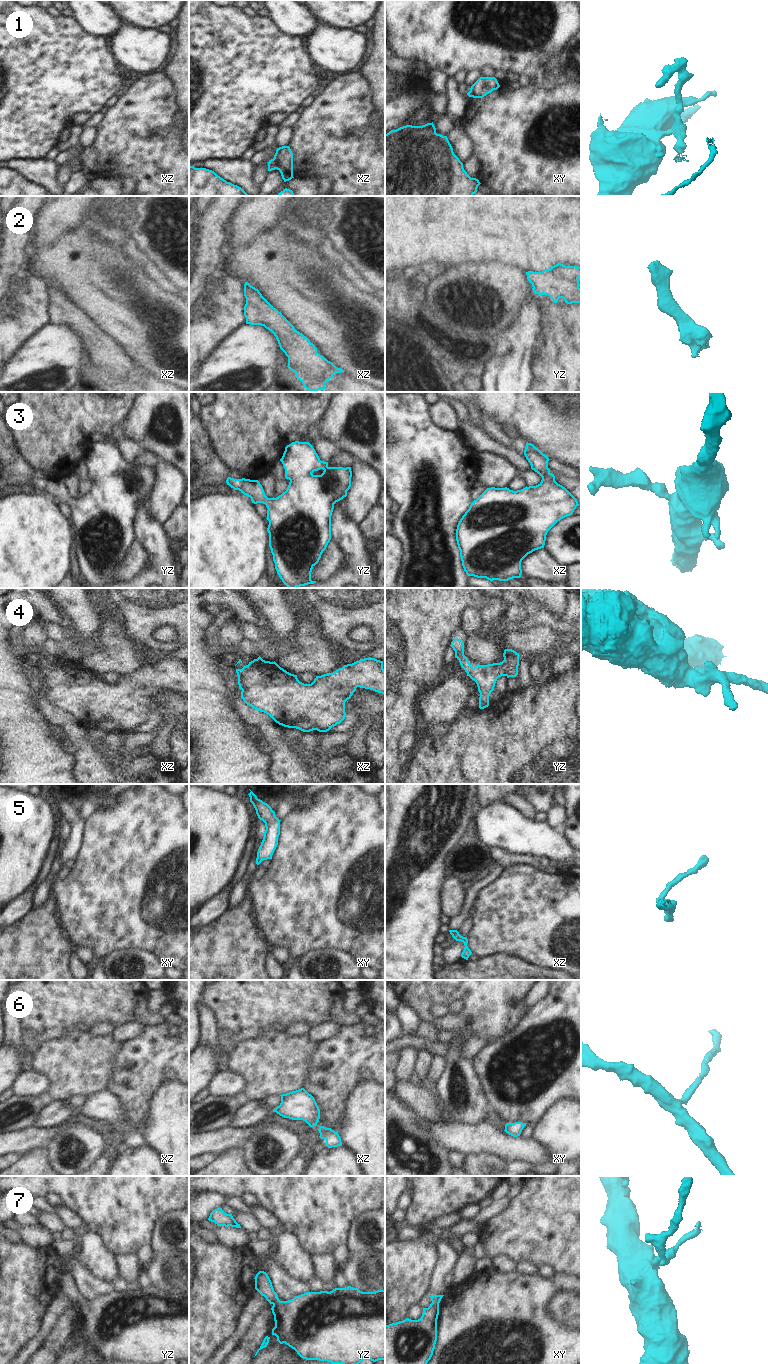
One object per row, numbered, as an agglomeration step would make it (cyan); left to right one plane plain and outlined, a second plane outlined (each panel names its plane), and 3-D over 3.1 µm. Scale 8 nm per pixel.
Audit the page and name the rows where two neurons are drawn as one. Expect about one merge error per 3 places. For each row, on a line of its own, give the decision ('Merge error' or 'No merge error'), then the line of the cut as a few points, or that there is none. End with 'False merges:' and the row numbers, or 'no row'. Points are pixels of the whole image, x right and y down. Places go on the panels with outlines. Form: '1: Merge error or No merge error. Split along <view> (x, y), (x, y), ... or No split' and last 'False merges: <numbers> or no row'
1: Merge error. Split along xz (273, 158), (276, 168)
2: No merge error. No split
3: No merge error. No split
4: No merge error. No split
5: No merge error. No split
6: No merge error. No split
7: No merge error. No split
False merges: 1

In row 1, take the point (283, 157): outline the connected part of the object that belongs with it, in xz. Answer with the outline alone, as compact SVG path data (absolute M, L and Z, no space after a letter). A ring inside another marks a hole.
M289 146L277 148L273 158L276 162L276 169L280 171L284 182L293 177L293 153Z

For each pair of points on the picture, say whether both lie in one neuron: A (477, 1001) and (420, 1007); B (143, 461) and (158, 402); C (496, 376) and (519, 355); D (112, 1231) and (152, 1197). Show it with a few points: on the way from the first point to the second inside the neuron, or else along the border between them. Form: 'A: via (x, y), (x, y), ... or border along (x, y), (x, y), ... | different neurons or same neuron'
A: via (463, 994), (434, 994) | same neuron
B: border along (144, 450), (150, 450), (161, 460) | different neurons
C: via (502, 372), (513, 361) | same neuron
D: via (122, 1221), (142, 1201) | same neuron

